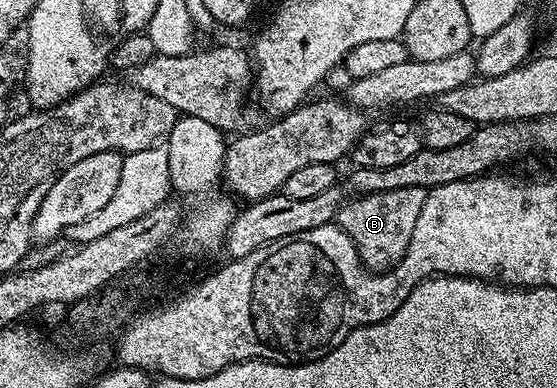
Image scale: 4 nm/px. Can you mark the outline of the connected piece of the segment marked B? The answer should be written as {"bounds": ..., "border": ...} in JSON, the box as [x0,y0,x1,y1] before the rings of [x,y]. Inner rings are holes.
{"bounds":[336,187,427,273],"border":[[[396,187],[396,191],[355,197],[338,210],[336,223],[352,239],[352,243],[356,243],[356,251],[366,269],[372,273],[387,273],[397,267],[400,259],[404,259],[408,239],[412,239],[416,218],[420,215],[420,207],[424,207],[427,192],[424,187]]]}

